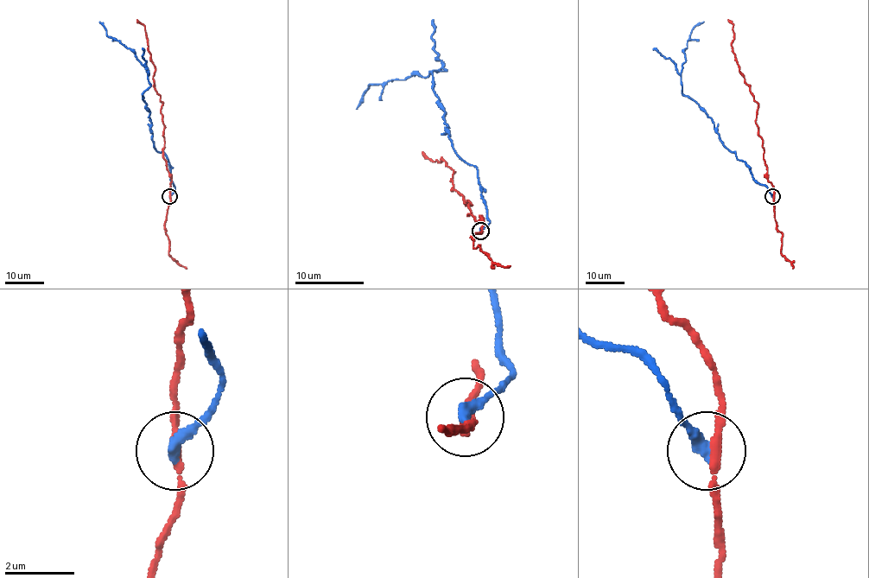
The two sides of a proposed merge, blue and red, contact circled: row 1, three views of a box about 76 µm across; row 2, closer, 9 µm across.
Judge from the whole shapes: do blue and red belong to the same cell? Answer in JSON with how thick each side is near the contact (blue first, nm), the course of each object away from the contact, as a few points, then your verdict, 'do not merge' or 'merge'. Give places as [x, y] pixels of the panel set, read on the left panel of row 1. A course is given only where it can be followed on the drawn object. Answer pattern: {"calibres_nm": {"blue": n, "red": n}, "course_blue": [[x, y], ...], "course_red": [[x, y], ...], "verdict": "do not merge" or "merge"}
{"calibres_nm": {"blue": 400, "red": 240}, "course_blue": [[169, 196], [174, 187], [168, 160], [154, 147], [142, 95], [150, 85], [147, 70], [99, 21]], "course_red": [[169, 196], [171, 180], [162, 152], [162, 103], [153, 80], [155, 66], [148, 49], [145, 27], [136, 19]], "verdict": "do not merge"}

